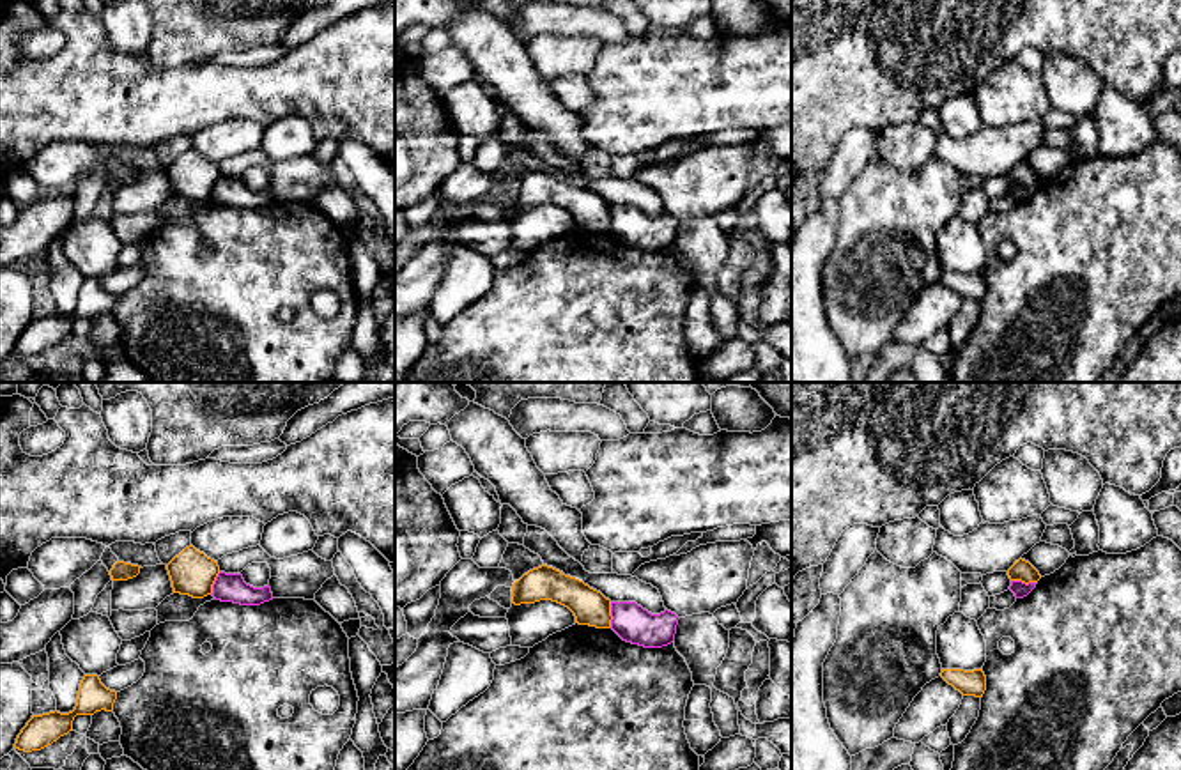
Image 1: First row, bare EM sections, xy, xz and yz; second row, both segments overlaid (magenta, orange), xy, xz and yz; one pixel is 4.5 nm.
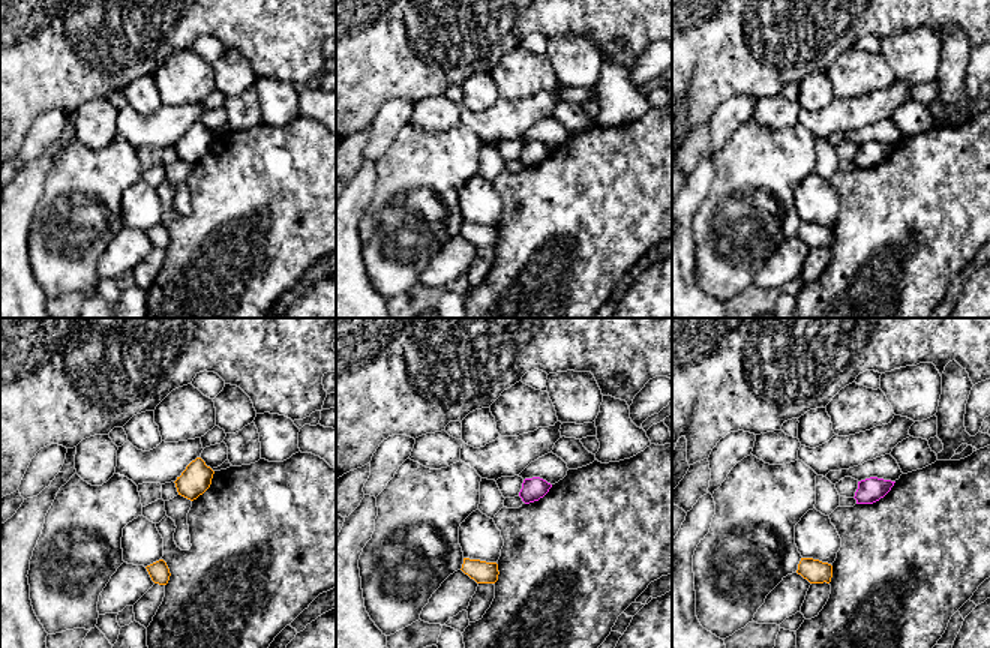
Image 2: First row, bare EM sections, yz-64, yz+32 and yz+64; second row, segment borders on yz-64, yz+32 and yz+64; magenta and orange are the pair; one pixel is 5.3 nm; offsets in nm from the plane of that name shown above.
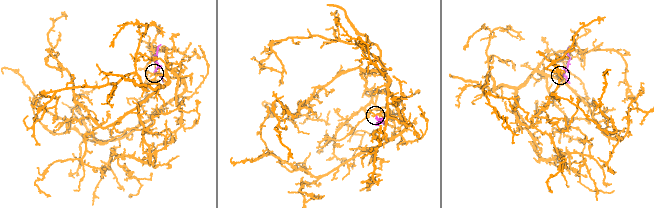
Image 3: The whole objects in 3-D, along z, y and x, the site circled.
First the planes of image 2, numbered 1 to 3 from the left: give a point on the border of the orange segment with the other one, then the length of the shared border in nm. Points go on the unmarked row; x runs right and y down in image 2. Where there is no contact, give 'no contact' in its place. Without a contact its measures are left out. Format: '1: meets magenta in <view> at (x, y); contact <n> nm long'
1: no contact
2: no contact
3: no contact

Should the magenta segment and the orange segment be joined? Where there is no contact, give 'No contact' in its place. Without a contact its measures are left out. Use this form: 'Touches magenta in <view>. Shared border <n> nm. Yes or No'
Touches magenta in xz. Shared border 120 nm. No

